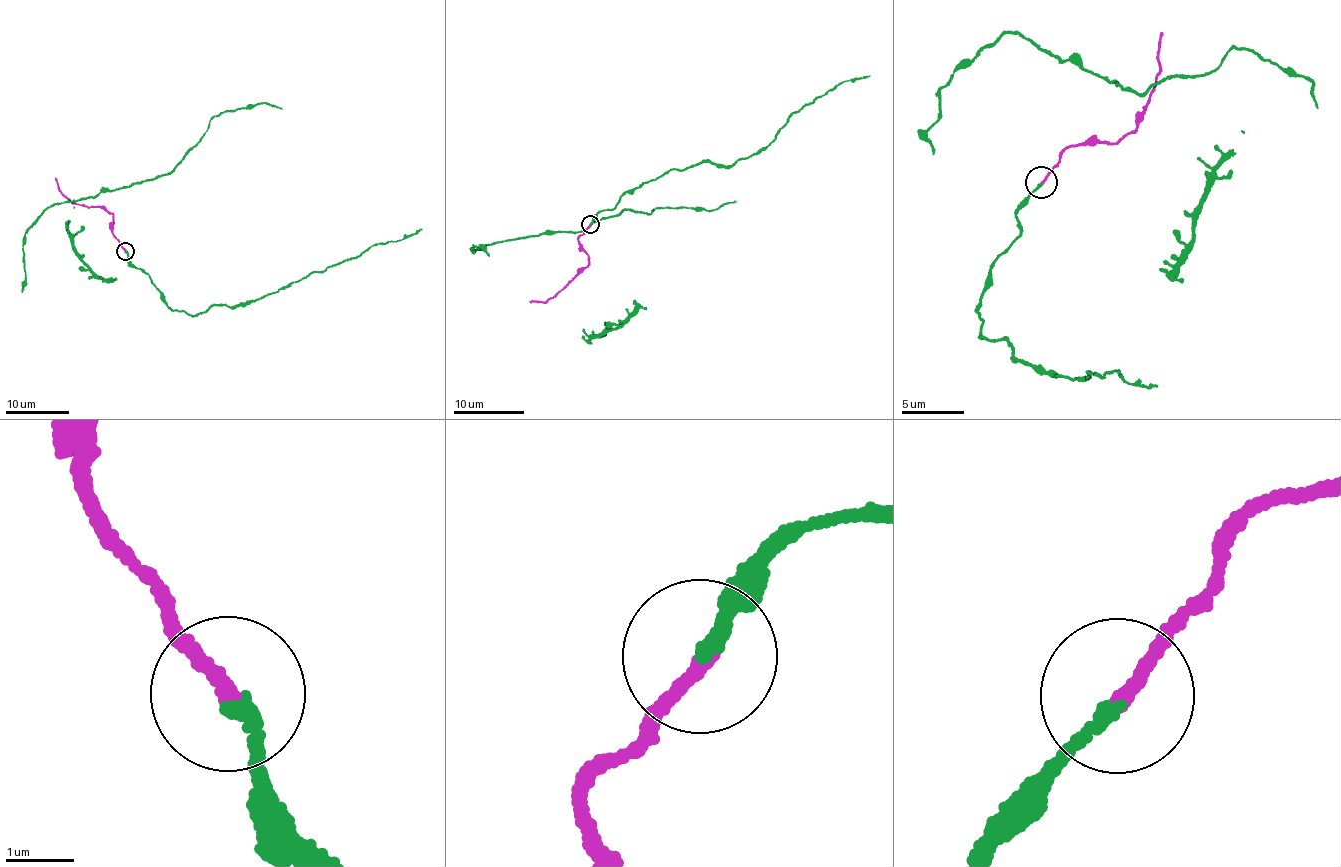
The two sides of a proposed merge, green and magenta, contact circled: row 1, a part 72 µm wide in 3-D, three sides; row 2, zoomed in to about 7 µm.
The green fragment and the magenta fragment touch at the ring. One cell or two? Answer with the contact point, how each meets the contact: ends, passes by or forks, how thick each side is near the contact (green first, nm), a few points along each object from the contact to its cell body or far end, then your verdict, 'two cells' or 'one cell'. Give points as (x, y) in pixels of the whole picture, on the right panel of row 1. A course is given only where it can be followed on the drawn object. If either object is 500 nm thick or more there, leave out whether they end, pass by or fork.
(1041, 182) | green ends | magenta ends | 200/200 nm | green via (1041, 183), (984, 292), (981, 336), (1006, 338), (1022, 361), (1058, 376), (1121, 372), (1156, 386) | magenta via (1041, 183), (1067, 148), (1085, 143), (1113, 142), (1135, 131), (1160, 69), (1161, 31) | one cell

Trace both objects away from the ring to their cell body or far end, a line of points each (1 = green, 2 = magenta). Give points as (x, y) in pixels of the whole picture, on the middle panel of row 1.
1: (591, 224), (620, 198), (664, 174), (711, 160), (735, 165), (760, 153), (792, 113), (842, 82), (870, 75)
2: (591, 224), (578, 238), (579, 247), (588, 256), (588, 265), (558, 294), (546, 301), (529, 302)

